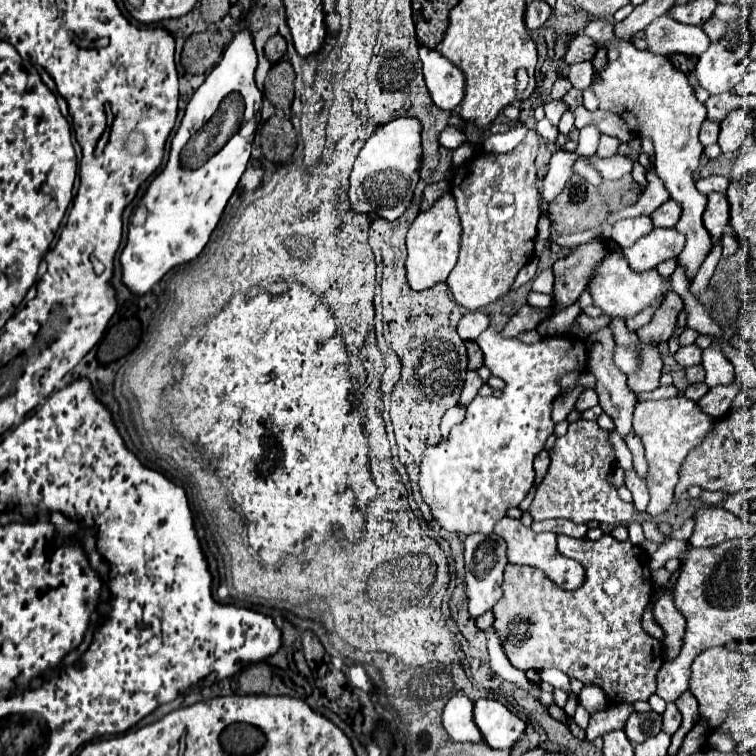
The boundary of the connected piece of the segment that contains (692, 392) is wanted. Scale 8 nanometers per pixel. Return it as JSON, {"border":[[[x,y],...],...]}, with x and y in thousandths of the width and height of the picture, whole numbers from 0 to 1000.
{"border":[[[930,507],[913,508],[905,519],[905,522],[914,529],[923,530],[938,516],[938,512]]]}

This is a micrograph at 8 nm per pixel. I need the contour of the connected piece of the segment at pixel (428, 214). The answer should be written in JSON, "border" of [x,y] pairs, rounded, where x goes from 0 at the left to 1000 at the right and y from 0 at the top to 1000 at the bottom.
{"border":[[[595,254],[587,257],[582,265],[577,265],[571,275],[553,283],[553,288],[545,294],[537,312],[540,376],[548,384],[563,384],[593,368],[593,362],[598,360],[606,344],[608,310],[611,310],[611,302],[608,302],[608,288],[603,280],[603,265]]]}

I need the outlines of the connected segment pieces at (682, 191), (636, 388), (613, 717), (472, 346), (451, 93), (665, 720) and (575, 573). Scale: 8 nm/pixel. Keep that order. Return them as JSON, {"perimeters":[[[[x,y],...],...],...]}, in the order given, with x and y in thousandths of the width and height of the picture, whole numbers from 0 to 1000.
{"perimeters":[[[[783,26],[772,42],[791,58],[810,61],[817,66],[817,79],[804,82],[794,95],[786,98],[780,119],[794,132],[794,146],[817,151],[839,177],[854,180],[865,188],[865,222],[870,235],[878,241],[889,265],[902,270],[902,286],[894,304],[907,312],[907,325],[897,339],[897,349],[907,357],[907,368],[918,370],[934,339],[942,331],[942,315],[929,296],[929,280],[934,275],[934,259],[921,251],[915,225],[923,222],[931,193],[923,185],[926,167],[934,159],[934,140],[921,130],[915,111],[907,98],[894,93],[878,74],[857,66],[844,66],[836,56],[820,53],[812,45],[812,34],[802,26]]],[[[854,455],[854,487],[844,497],[831,500],[831,513],[836,519],[860,519],[870,513],[870,503],[876,495],[876,476],[870,468],[870,460],[862,455]]],[[[820,929],[820,931],[810,931],[804,939],[796,939],[796,942],[788,942],[783,944],[783,952],[780,952],[780,963],[775,966],[775,976],[778,979],[786,979],[802,968],[810,968],[810,966],[823,966],[831,947],[839,942],[839,937],[828,929]]],[[[616,450],[614,455],[619,460],[619,487],[622,489],[632,489],[640,481],[640,468],[638,468],[635,458],[627,450]]],[[[556,61],[561,106],[574,138],[585,146],[603,146],[616,122],[616,106],[606,87],[590,79],[579,66]]],[[[884,929],[881,939],[876,944],[876,966],[892,971],[899,963],[899,955],[902,955],[902,944],[899,944],[897,934],[892,929]]],[[[667,683],[656,693],[653,704],[669,714],[669,720],[672,720],[672,741],[675,743],[680,743],[680,746],[698,746],[698,749],[714,751],[717,757],[722,757],[722,762],[733,772],[738,772],[746,780],[762,780],[772,770],[772,751],[765,743],[759,743],[759,741],[754,741],[754,738],[749,738],[749,735],[743,735],[738,730],[738,725],[735,725],[735,706],[733,704],[709,706],[709,704],[704,704],[704,698],[696,698],[688,688],[672,685],[672,683]]]]}

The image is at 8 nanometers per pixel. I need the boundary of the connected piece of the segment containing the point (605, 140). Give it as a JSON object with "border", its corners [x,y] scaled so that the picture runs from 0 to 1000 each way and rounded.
{"border":[[[796,177],[794,180],[794,193],[791,193],[788,205],[795,209],[803,209],[817,202],[819,185]]]}

